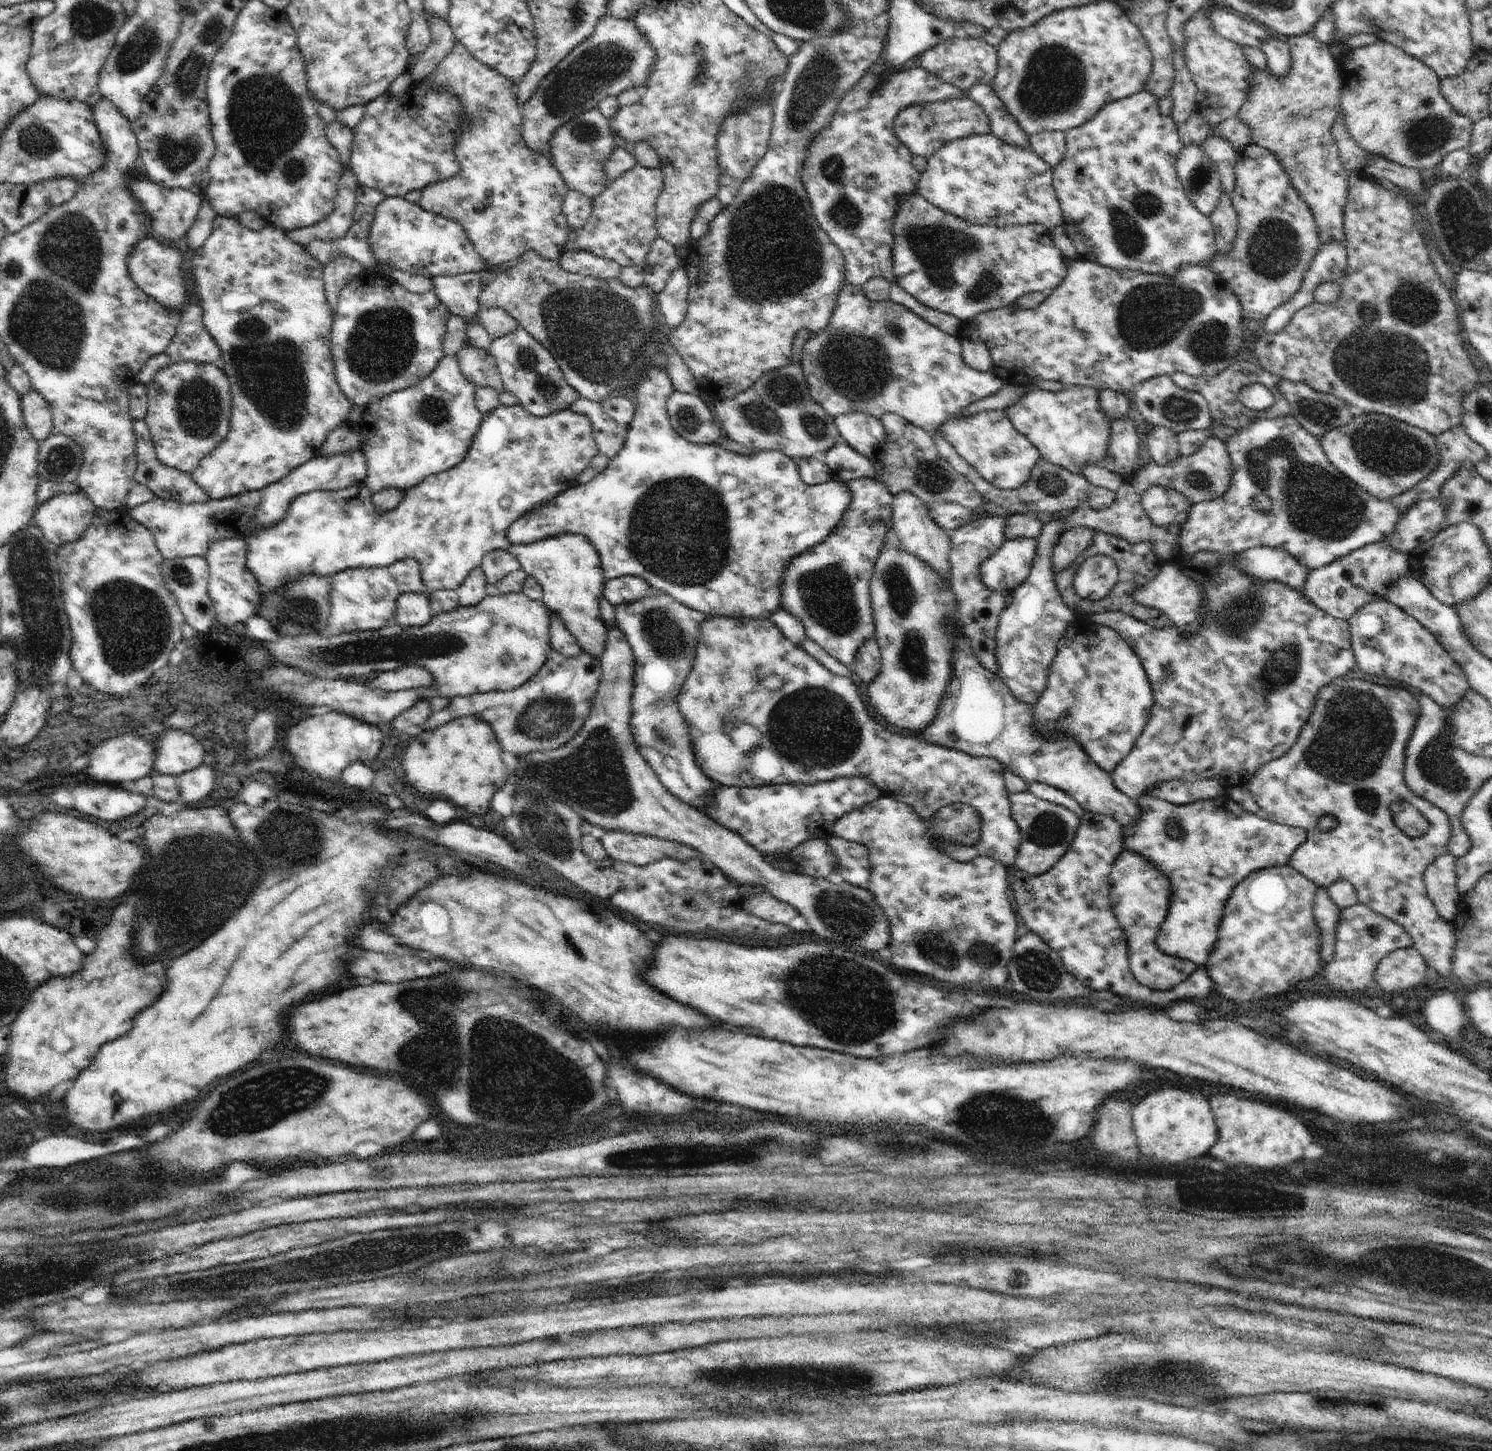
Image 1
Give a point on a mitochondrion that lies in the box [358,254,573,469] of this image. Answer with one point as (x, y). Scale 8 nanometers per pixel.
(527, 359)

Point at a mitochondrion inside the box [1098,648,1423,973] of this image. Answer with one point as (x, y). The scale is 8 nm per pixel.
(1348, 748)

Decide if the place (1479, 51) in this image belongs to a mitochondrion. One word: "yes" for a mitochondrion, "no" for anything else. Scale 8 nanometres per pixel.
no

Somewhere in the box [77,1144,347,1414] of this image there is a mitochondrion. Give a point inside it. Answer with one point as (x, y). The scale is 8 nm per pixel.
(202, 1190)

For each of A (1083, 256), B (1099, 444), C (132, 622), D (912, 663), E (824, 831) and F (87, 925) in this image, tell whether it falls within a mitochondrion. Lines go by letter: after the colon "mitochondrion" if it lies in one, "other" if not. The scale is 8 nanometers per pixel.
A: other
B: other
C: mitochondrion
D: mitochondrion
E: other
F: other

